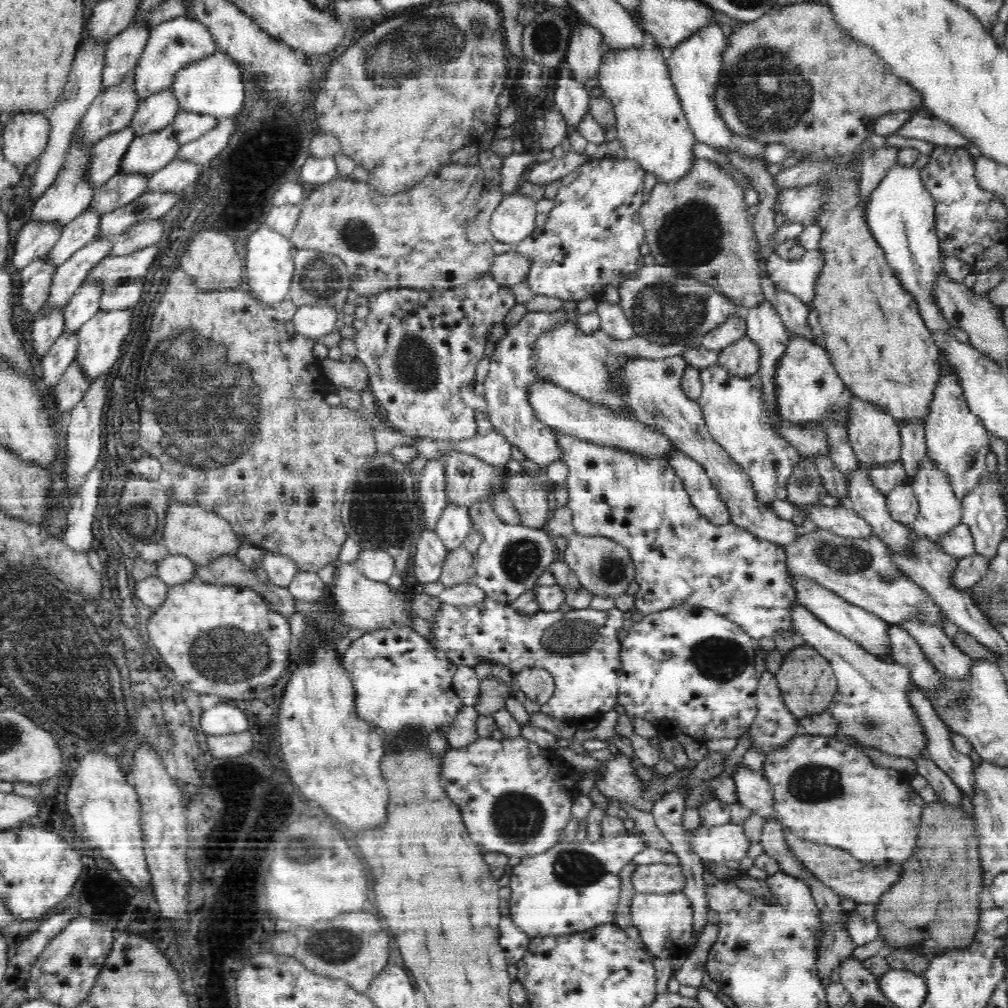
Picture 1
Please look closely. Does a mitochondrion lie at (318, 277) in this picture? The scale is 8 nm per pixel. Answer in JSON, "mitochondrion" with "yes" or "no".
{"mitochondrion":"yes"}

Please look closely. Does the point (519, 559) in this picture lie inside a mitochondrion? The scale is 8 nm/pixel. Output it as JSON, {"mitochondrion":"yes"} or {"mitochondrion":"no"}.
{"mitochondrion":"yes"}

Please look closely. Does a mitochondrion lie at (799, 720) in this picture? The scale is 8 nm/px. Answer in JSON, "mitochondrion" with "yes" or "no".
{"mitochondrion":"no"}

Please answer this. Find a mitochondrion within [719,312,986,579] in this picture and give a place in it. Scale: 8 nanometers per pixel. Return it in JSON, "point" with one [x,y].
{"point":[969,465]}

